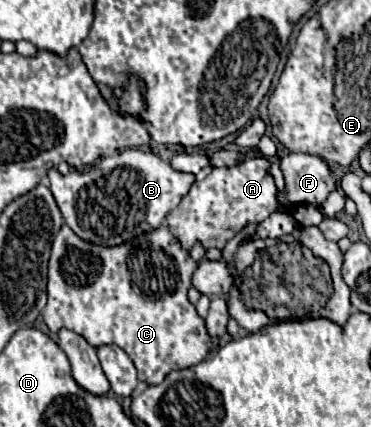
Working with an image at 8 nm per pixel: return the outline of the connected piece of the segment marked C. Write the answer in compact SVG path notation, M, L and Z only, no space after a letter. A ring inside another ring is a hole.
M62 224L52 242L52 256L48 266L48 304L42 310L42 316L52 332L58 332L60 328L74 330L76 334L82 334L94 348L102 344L120 346L132 358L140 382L160 384L168 372L196 366L198 362L206 360L212 350L206 324L196 314L196 308L186 296L188 288L192 286L192 274L196 268L198 262L192 260L188 250L178 246L178 240L170 234L170 230L166 230L164 224L150 234L142 234L142 238L134 238L134 242L122 242L122 246L98 246L86 242L78 238L70 226ZM132 256L134 268L138 268L138 288L132 284Z

